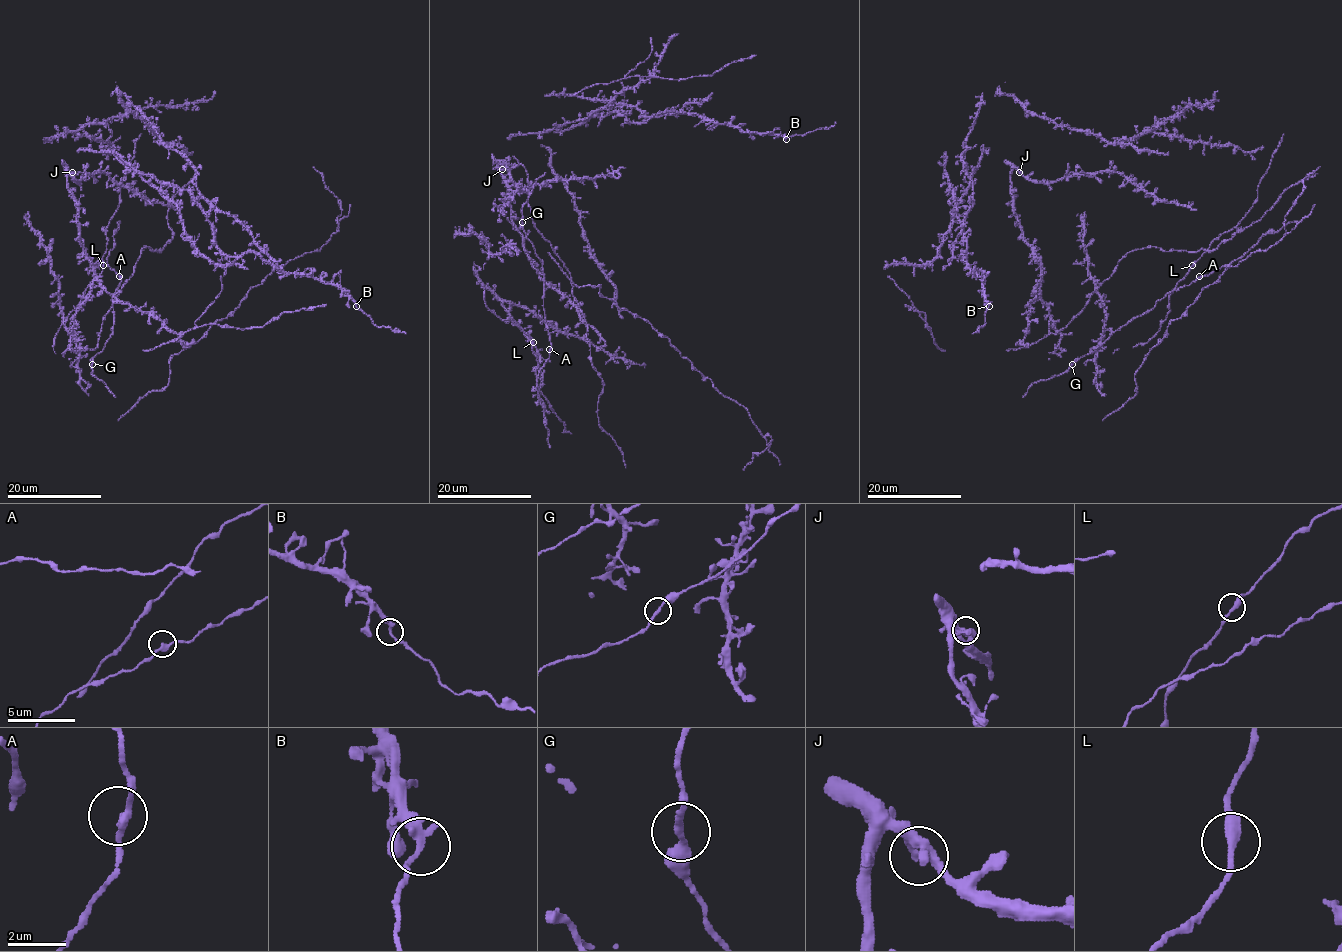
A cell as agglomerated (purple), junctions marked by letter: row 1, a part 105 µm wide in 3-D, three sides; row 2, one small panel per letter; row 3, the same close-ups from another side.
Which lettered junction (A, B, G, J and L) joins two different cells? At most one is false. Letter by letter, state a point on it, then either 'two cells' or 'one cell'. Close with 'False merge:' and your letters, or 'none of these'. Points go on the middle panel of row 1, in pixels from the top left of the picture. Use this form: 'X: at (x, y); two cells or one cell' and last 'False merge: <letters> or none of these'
A: at (549, 349); one cell
B: at (786, 139); two cells
G: at (522, 222); one cell
J: at (502, 169); one cell
L: at (533, 342); one cell
False merge: B

